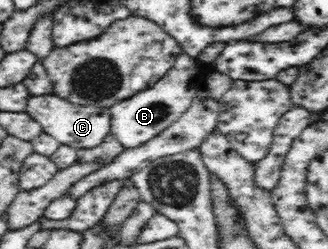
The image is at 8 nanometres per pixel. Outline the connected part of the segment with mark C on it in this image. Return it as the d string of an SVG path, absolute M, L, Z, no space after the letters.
M54 94L31 96L25 112L40 124L44 133L55 138L61 145L66 144L76 149L94 148L102 144L104 138L111 132L108 108L78 106Z

